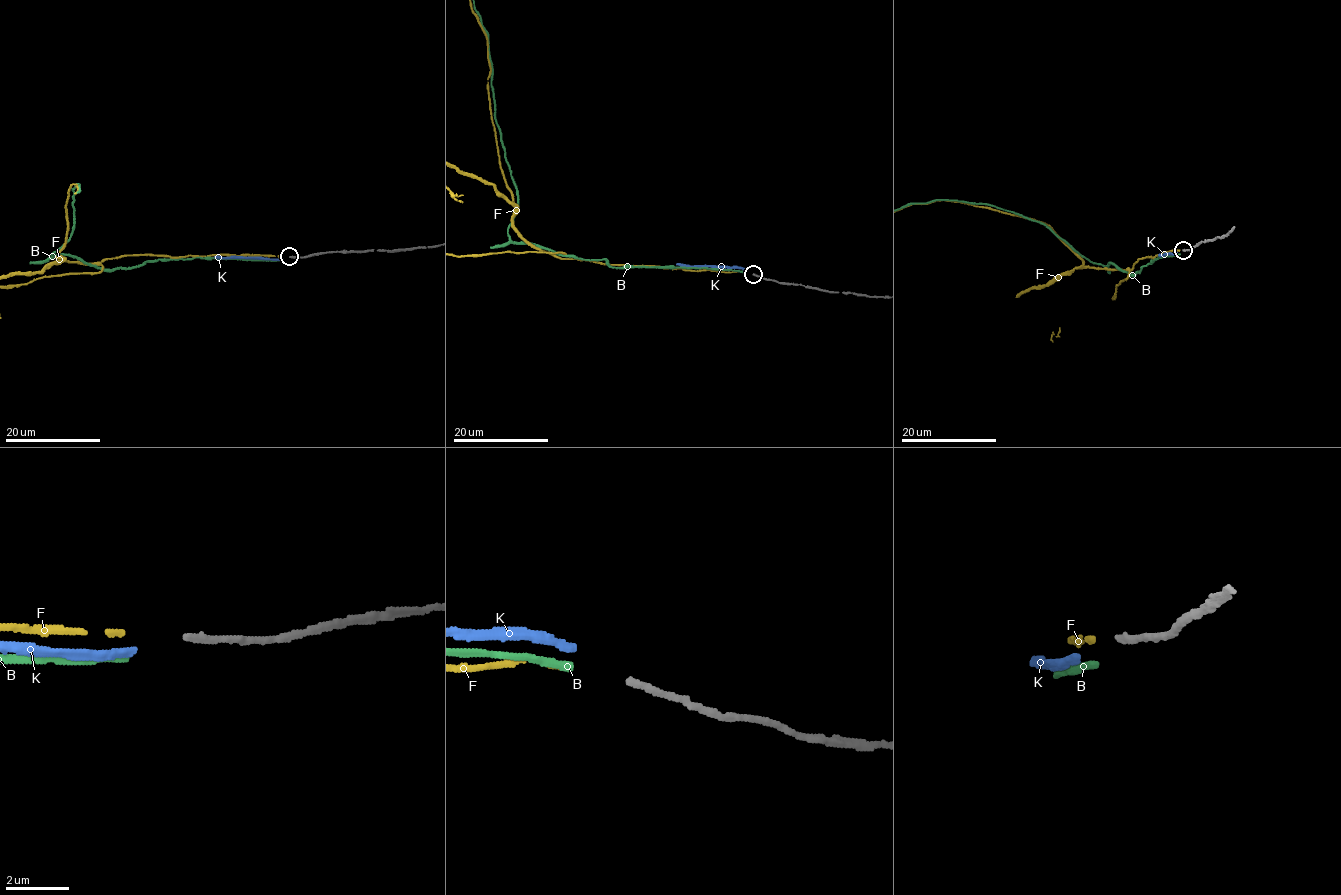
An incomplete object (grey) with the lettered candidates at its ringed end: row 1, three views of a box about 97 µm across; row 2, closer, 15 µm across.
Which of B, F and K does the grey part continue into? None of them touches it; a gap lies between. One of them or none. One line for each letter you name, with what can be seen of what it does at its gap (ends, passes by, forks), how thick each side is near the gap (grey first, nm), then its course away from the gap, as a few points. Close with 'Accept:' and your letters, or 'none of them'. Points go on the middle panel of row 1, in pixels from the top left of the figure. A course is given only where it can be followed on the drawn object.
F: it ends there; 200 nm thick on the grey side, 130 nm on the other
Accept: F

